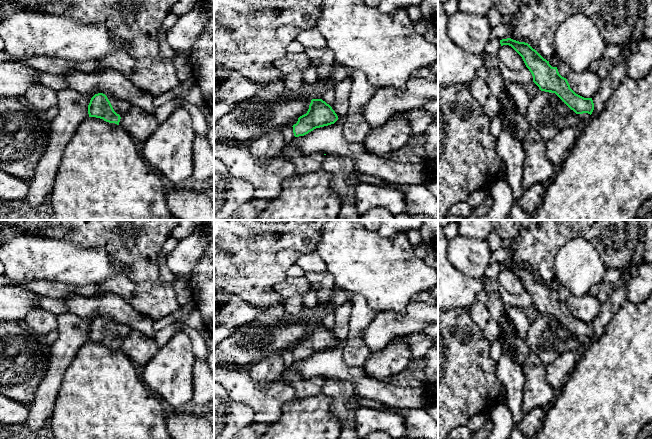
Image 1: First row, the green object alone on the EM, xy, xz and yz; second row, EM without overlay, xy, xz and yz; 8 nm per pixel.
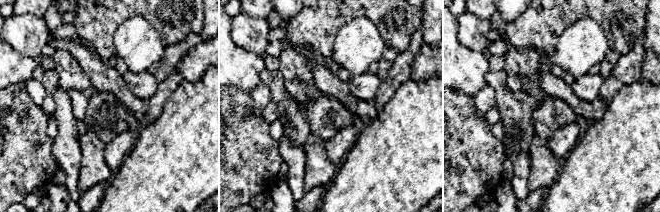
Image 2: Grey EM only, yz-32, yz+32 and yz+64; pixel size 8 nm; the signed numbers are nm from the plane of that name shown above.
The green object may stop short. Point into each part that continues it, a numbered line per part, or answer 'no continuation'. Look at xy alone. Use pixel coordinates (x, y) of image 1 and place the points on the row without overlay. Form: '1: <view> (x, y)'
1: xy (121, 331)

